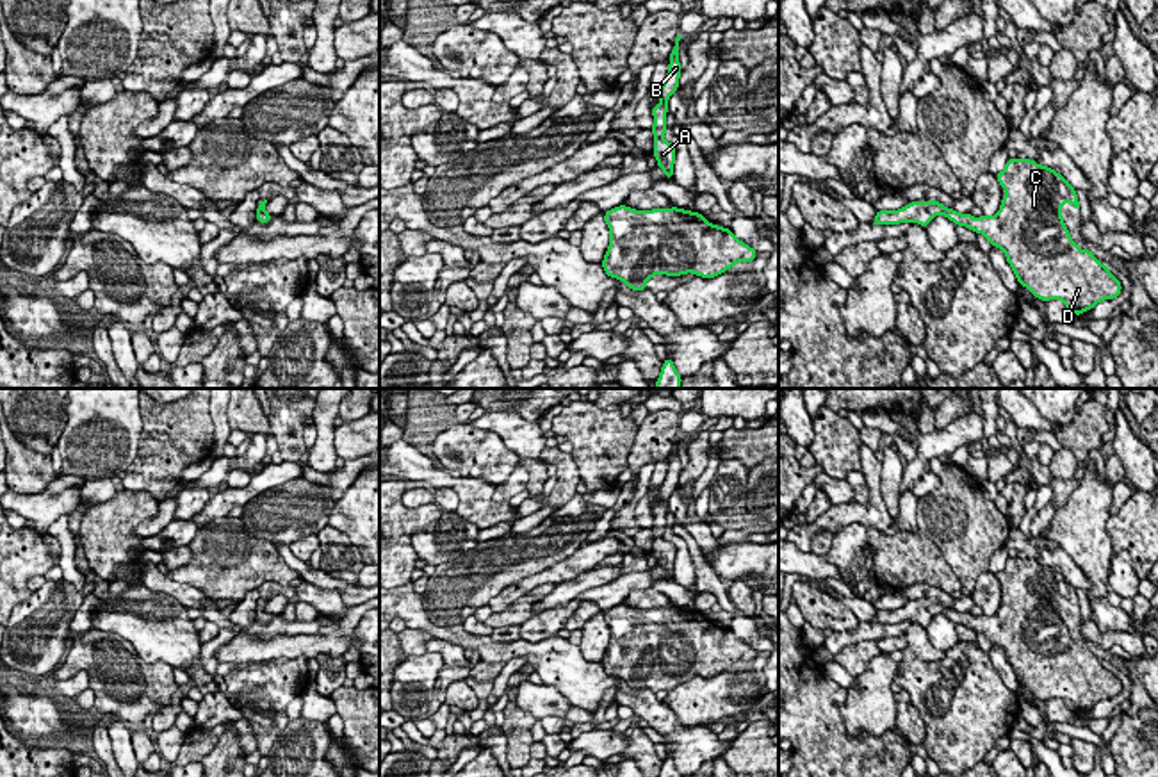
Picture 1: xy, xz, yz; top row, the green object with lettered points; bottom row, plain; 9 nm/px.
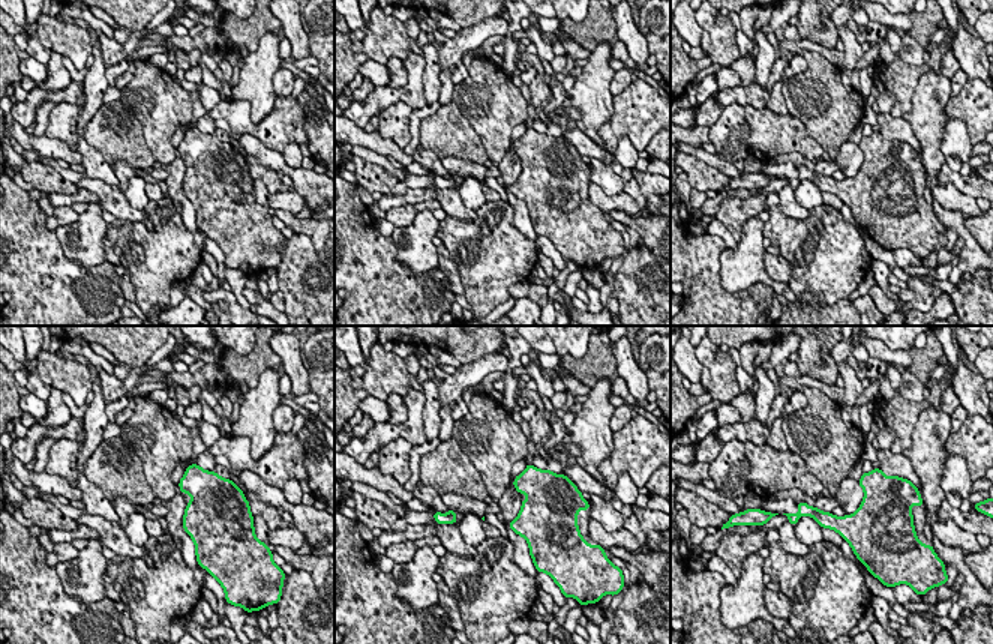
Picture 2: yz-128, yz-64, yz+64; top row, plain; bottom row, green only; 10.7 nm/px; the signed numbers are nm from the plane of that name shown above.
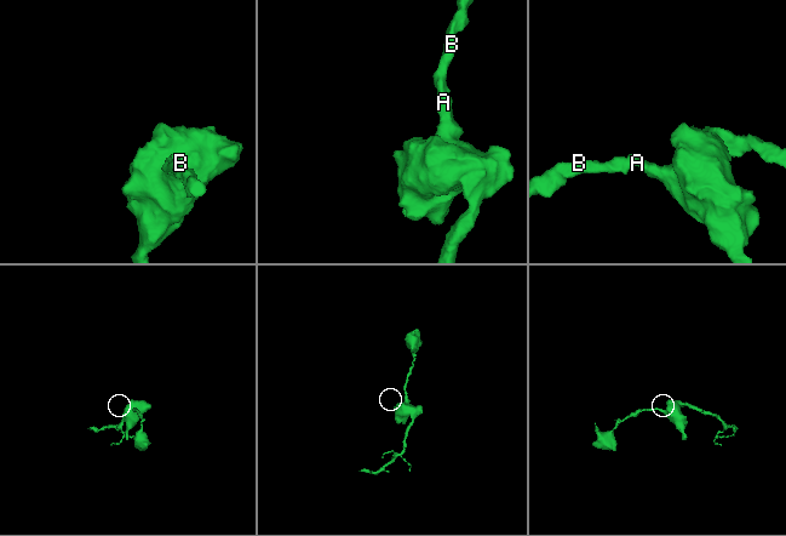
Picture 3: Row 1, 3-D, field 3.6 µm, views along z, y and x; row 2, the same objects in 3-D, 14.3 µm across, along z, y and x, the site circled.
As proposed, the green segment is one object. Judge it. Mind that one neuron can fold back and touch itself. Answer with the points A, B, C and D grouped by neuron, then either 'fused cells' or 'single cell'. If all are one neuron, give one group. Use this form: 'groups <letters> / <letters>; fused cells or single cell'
groups A B C D; single cell

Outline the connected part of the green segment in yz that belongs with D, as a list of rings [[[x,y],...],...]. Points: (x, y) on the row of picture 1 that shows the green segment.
[[[1008,159],[1005,169],[996,173],[1001,189],[1007,194],[996,216],[973,217],[969,212],[960,214],[944,207],[937,200],[910,201],[898,210],[877,210],[873,225],[919,223],[928,226],[934,216],[946,216],[957,226],[966,226],[987,237],[987,241],[1005,251],[1017,283],[1026,287],[1040,301],[1062,299],[1064,305],[1080,317],[1081,312],[1092,310],[1099,301],[1113,299],[1121,294],[1122,285],[1110,269],[1101,264],[1090,249],[1080,249],[1062,221],[1062,203],[1072,203],[1080,209],[1076,189],[1055,169],[1040,166],[1030,159]]]

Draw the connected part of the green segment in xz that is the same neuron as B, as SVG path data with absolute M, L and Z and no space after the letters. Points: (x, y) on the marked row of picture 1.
M681 34L675 37L673 50L670 53L668 73L663 86L659 87L661 102L652 107L652 116L654 116L652 134L656 137L654 157L657 160L657 168L665 171L668 180L673 178L675 146L665 141L663 137L666 134L668 98L677 91L679 77L682 73L679 62L679 41L681 41Z

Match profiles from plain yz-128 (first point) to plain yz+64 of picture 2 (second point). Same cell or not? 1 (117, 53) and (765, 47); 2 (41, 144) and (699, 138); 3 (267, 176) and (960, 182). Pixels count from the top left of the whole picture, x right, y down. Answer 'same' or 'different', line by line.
1: different
2: same
3: same

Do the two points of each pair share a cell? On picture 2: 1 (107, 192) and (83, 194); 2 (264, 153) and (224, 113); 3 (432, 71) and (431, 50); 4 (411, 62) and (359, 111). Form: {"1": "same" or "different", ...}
{"1": "different", "2": "different", "3": "same", "4": "same"}

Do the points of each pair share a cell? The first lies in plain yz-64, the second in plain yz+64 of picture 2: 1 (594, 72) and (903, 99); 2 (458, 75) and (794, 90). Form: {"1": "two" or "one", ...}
{"1": "two", "2": "two"}

